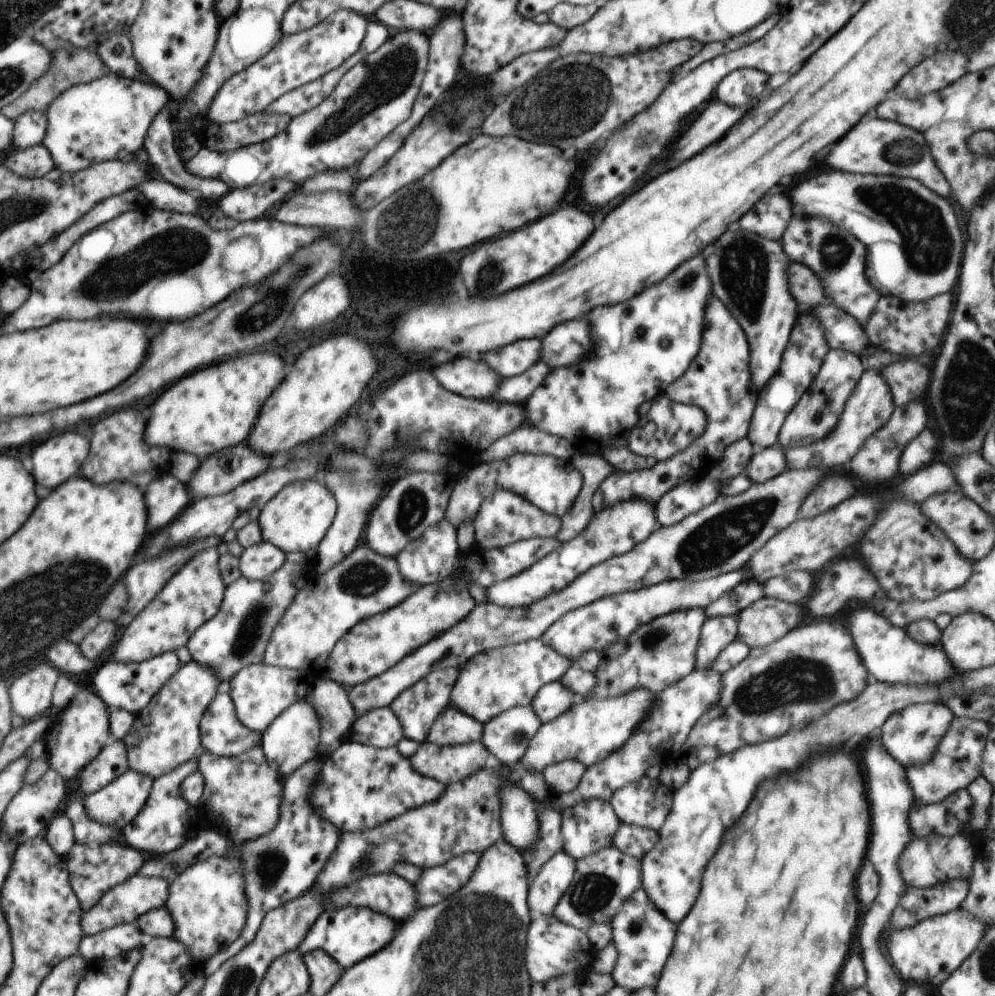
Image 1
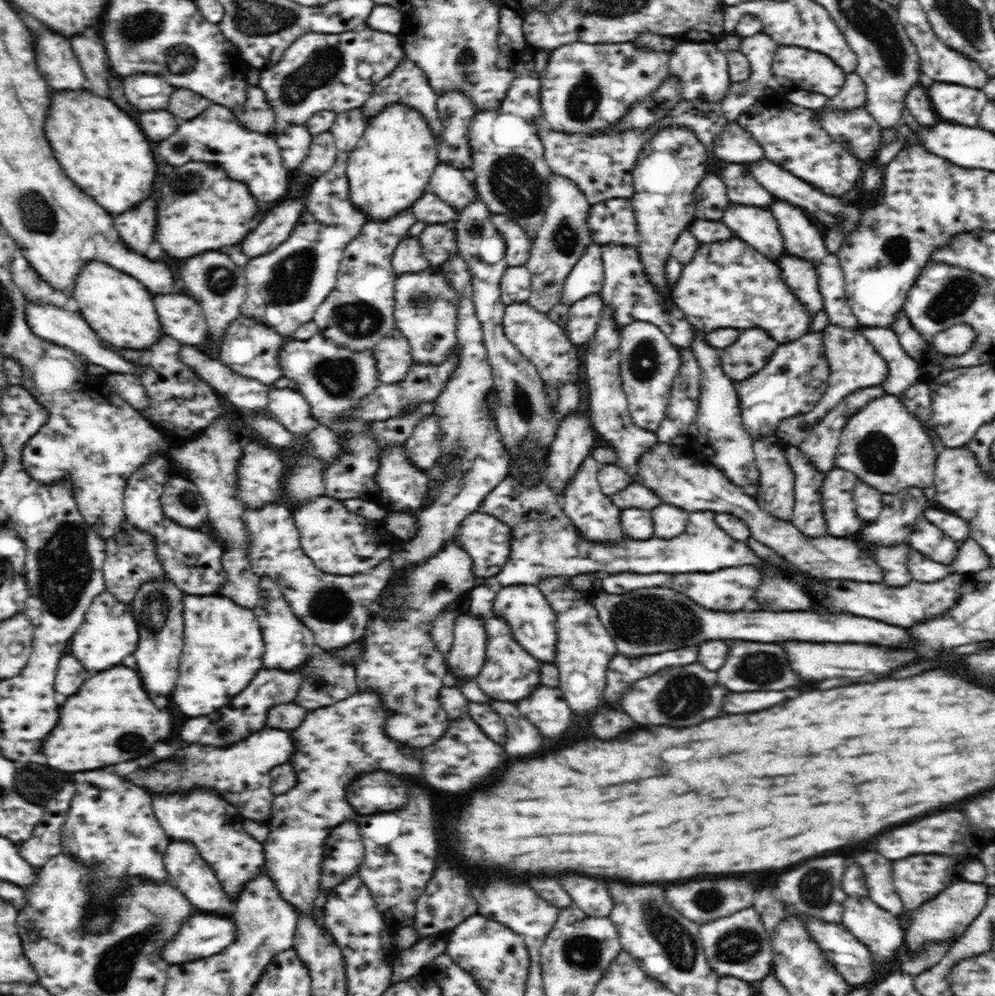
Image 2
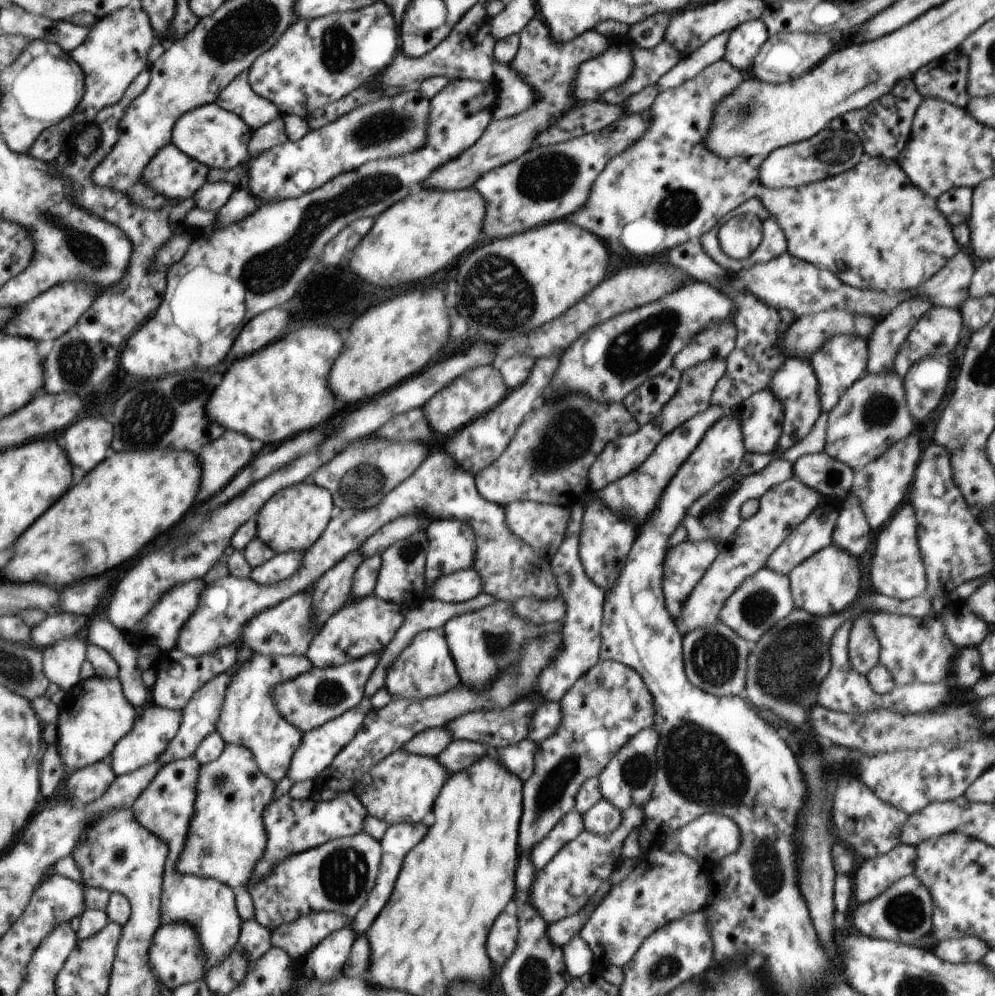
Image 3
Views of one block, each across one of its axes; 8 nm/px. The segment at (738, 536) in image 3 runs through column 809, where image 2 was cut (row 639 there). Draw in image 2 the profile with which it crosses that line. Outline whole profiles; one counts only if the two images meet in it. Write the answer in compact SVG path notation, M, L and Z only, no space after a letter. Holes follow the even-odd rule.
M485 617L483 625L486 629L487 641L485 650L485 661L476 680L478 686L484 690L486 696L494 698L502 703L518 702L522 698L530 696L540 682L540 662L532 654L528 653L516 639L514 633L504 617Z

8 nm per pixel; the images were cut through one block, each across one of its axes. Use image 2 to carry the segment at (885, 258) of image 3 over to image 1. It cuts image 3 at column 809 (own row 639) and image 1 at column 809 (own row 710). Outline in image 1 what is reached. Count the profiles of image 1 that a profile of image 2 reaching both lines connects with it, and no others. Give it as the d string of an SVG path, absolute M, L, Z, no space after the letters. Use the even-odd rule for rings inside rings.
M826 172L818 178L806 180L792 192L794 212L808 212L812 216L828 218L832 224L842 226L865 244L865 273L870 284L882 297L892 294L906 302L924 302L936 294L950 292L958 284L960 264L965 249L964 236L956 214L948 200L932 192L918 179L894 175L861 175L848 172Z

